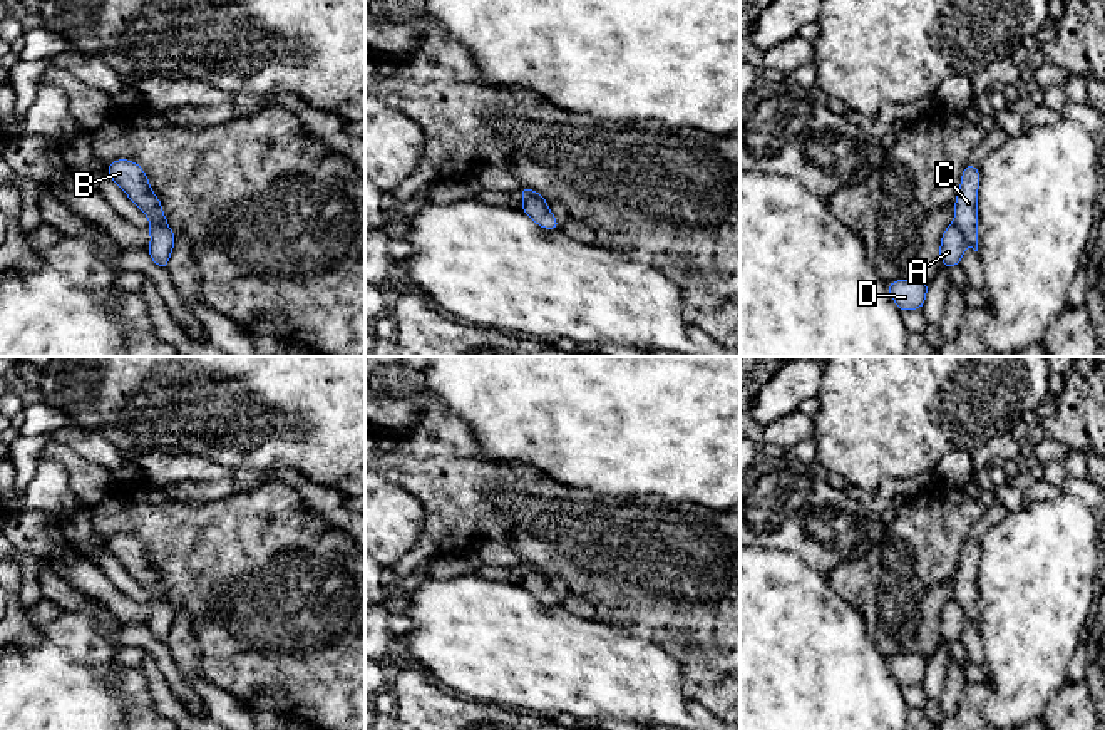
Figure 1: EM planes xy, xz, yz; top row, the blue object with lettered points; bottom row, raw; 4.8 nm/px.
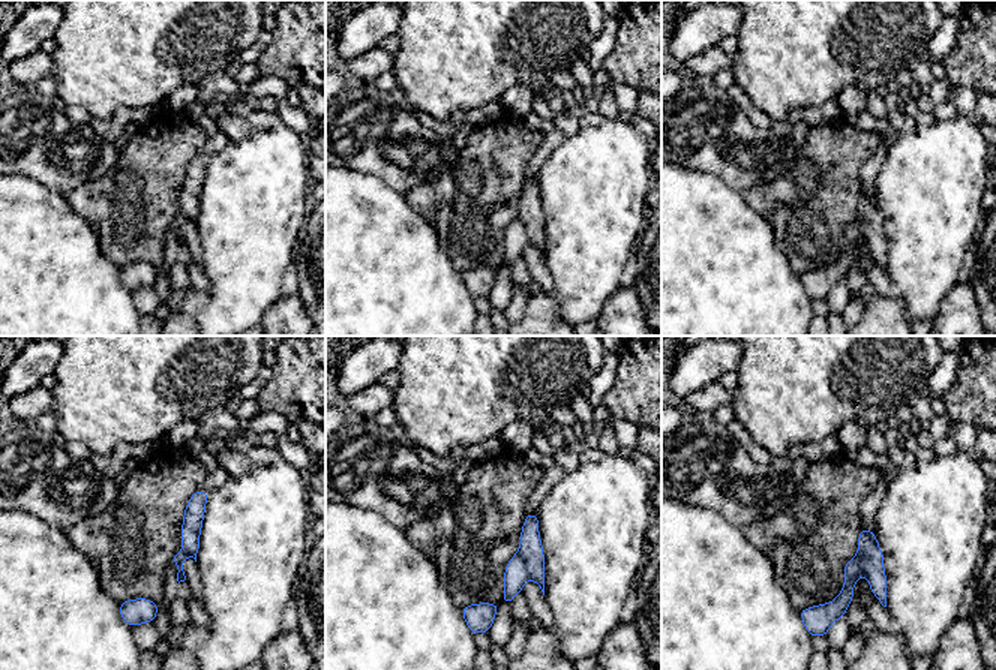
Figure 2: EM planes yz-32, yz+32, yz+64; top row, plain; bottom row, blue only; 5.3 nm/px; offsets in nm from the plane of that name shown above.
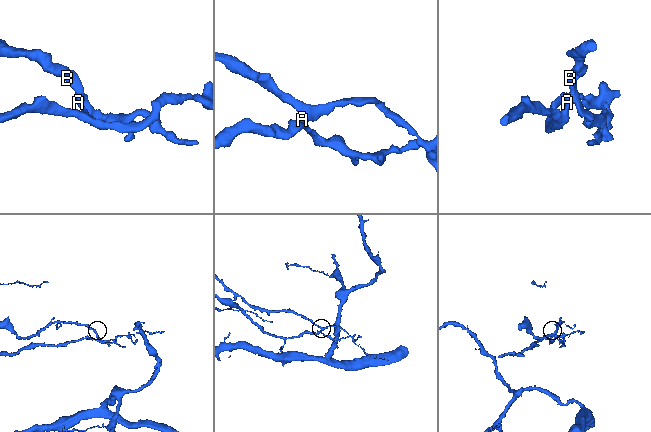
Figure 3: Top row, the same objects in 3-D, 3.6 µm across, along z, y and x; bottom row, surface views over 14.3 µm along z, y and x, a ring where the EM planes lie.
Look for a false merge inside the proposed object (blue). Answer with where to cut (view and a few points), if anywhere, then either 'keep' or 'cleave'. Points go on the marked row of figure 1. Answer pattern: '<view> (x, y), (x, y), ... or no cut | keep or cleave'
yz (953, 223), (966, 242) | cleave

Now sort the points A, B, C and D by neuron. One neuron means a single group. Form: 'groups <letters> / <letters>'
groups A D / B C

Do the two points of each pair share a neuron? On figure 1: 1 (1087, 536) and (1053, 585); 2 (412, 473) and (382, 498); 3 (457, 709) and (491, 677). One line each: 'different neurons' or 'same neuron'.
1: same neuron
2: different neurons
3: different neurons

